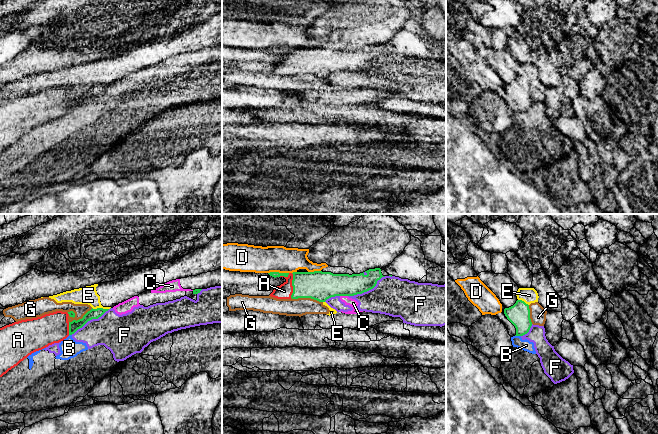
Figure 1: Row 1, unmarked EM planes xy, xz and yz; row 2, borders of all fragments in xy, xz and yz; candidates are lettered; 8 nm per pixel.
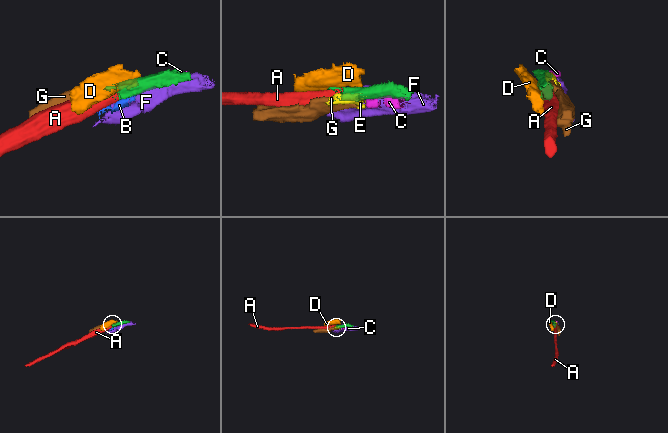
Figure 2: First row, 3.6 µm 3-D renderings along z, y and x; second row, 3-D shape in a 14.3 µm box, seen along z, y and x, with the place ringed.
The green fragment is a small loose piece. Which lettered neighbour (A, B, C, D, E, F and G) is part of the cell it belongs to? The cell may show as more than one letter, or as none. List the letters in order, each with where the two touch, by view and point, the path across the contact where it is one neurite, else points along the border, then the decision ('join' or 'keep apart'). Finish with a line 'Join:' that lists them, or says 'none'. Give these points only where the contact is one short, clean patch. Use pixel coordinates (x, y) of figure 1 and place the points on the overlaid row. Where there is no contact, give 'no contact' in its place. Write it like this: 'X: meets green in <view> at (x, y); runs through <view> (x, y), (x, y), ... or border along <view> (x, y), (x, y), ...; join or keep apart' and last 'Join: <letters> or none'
A: meets green in xz at (292, 285); runs through xz (317, 285), (292, 285), (284, 291); join
B: meets green in yz at (518, 335); border along yz (515, 335), (520, 336); keep apart
C: meets green in xz at (344, 295); keep apart
D: meets green in xz at (278, 272); border along xz (288, 272), (268, 273); keep apart
E: meets green in xy at (101, 308); keep apart
F: meets green in xz at (367, 290); keep apart
G: meets green in xy at (80, 319); border along xy (92, 308), (81, 318), (69, 322); keep apart
Join: A

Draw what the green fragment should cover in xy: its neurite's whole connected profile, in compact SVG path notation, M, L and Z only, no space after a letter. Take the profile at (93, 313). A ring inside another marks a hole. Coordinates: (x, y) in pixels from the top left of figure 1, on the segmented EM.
M92 308L82 319L72 322L68 321L68 317L75 317L73 311L56 311L0 328L0 377L32 353L63 341L88 321L98 319L108 310Z

